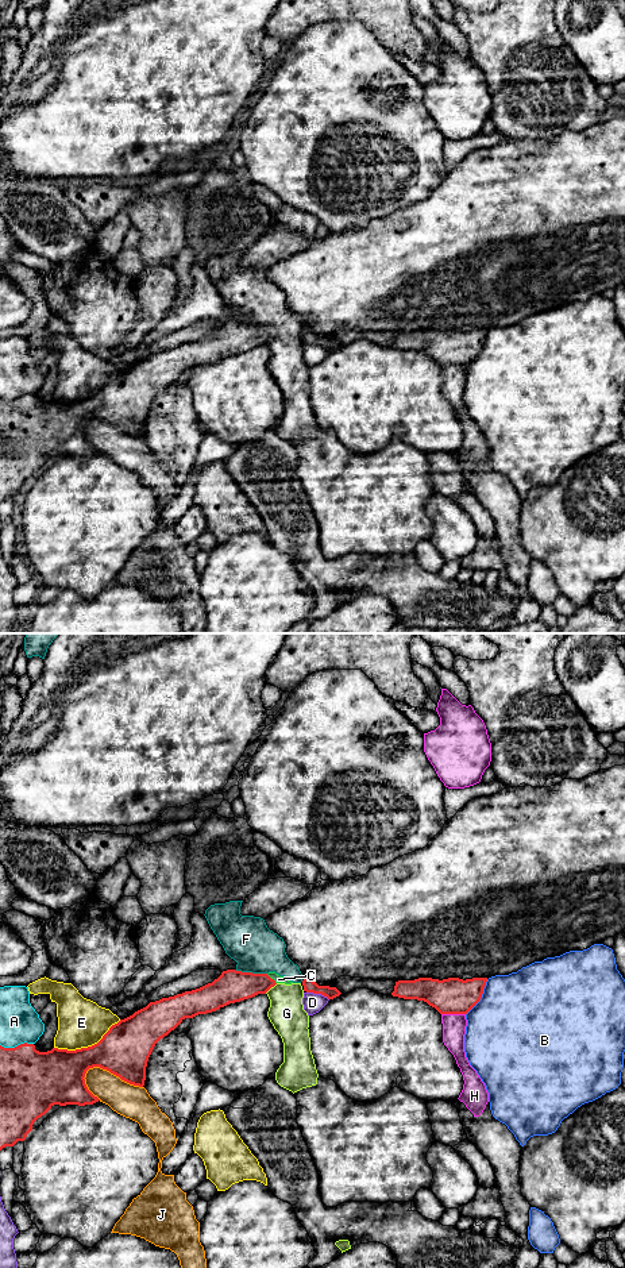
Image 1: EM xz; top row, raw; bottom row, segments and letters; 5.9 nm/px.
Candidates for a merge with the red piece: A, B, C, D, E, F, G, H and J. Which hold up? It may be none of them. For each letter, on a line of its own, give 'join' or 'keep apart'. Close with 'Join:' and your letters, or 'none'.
A: keep apart
B: keep apart
C: keep apart
D: keep apart
E: keep apart
F: keep apart
G: keep apart
H: keep apart
J: keep apart
Join: none

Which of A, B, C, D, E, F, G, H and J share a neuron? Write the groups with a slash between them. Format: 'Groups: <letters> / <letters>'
Groups: A / B / C F G / D / E / H / J

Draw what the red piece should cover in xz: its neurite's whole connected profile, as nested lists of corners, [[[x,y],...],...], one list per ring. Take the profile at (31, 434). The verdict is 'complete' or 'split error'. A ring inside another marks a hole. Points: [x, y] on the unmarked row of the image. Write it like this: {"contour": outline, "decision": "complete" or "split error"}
{"contour": [[[223,323],[212,335],[174,348],[150,354],[146,359],[112,377],[103,390],[88,400],[76,402],[53,400],[39,404],[34,396],[15,400],[0,397],[0,502],[24,493],[34,474],[54,456],[93,456],[100,451],[85,436],[89,420],[100,419],[121,432],[143,439],[146,419],[155,396],[174,382],[185,370],[219,362],[229,355],[266,346],[277,335],[267,325]]], "decision": "complete"}

